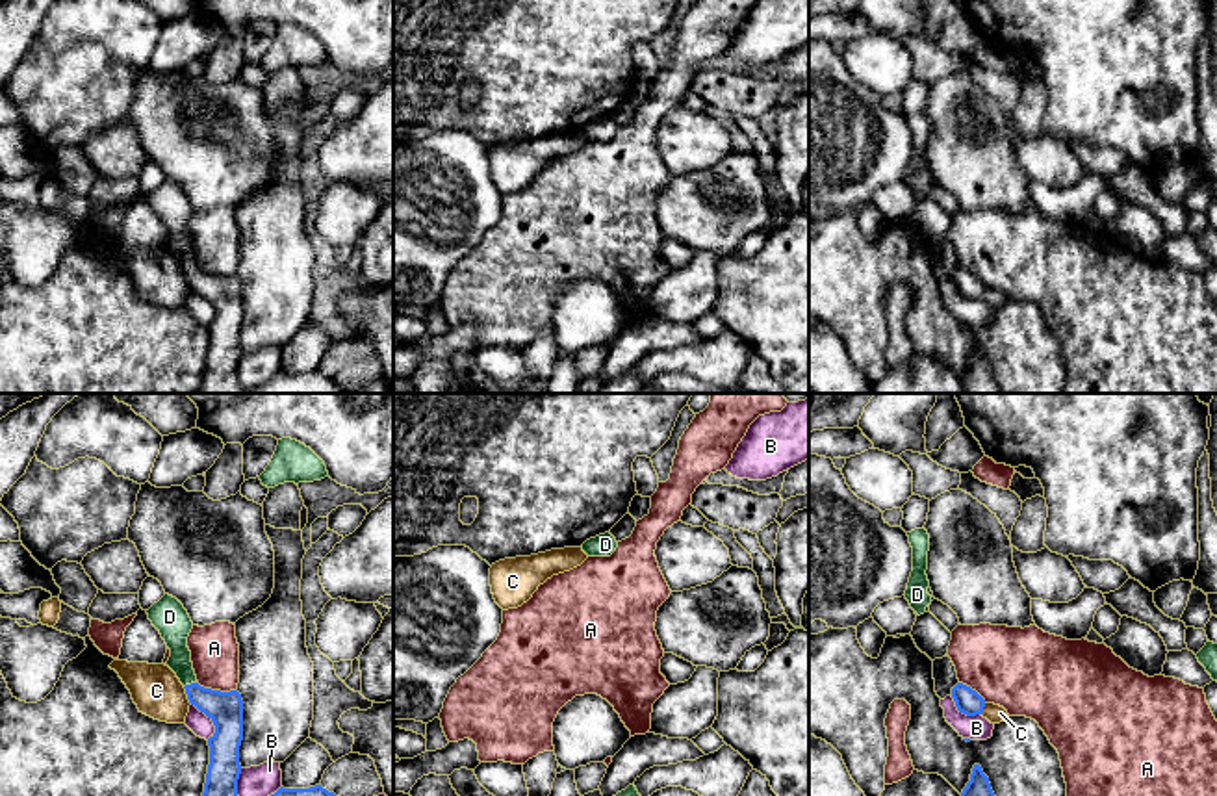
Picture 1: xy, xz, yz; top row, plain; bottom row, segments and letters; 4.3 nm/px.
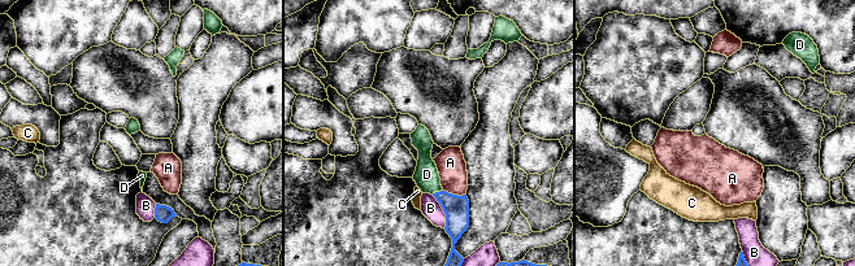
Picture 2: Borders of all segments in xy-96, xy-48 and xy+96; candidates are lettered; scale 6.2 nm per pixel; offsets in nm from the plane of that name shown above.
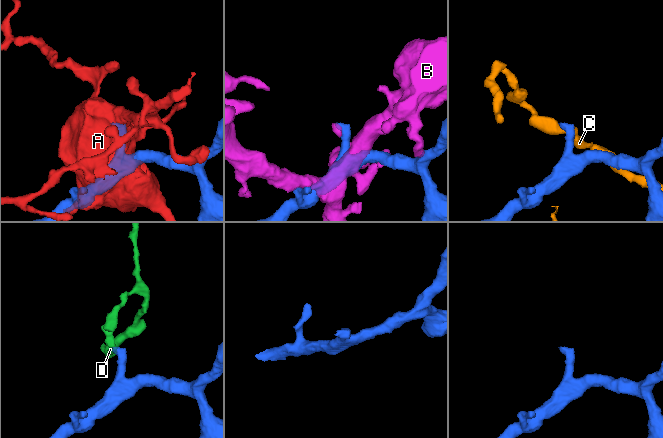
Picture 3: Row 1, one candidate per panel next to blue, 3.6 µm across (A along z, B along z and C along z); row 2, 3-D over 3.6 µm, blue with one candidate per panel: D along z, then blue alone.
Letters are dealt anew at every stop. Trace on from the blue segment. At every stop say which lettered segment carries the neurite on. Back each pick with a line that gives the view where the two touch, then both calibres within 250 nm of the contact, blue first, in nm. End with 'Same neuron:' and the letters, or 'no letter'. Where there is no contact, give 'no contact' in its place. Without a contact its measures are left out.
D: contact in xy; calibres 150 and 130 nm
Same neuron: D

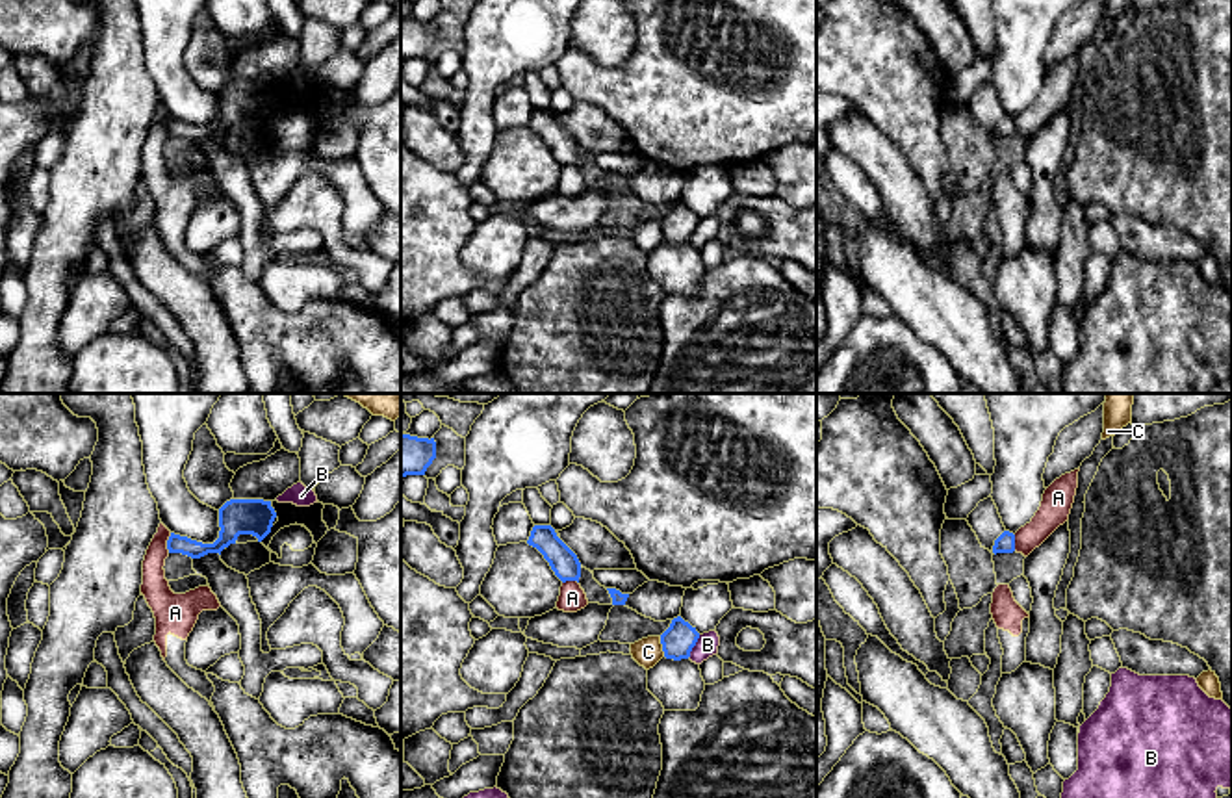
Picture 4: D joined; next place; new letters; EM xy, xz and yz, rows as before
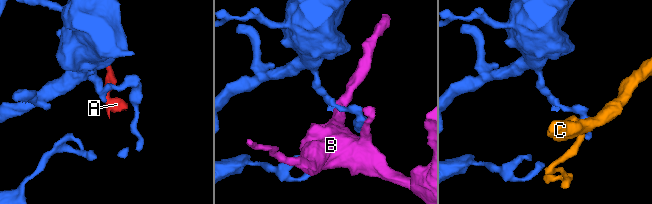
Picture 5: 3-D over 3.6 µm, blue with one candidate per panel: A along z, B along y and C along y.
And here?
Same neuron: no letter

